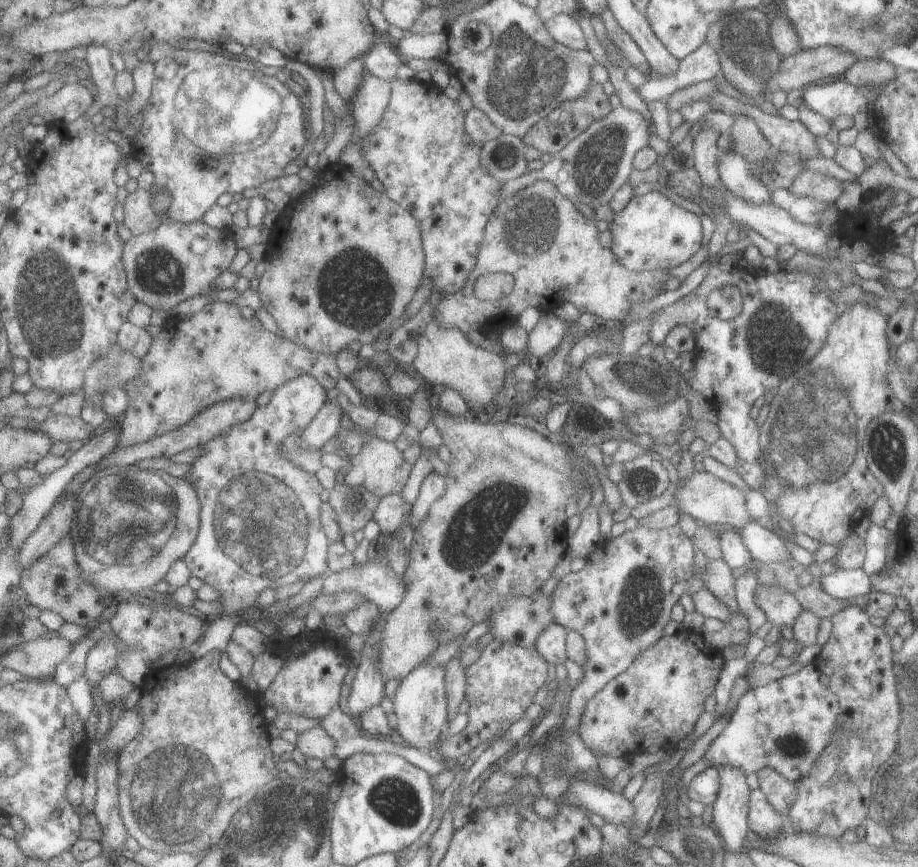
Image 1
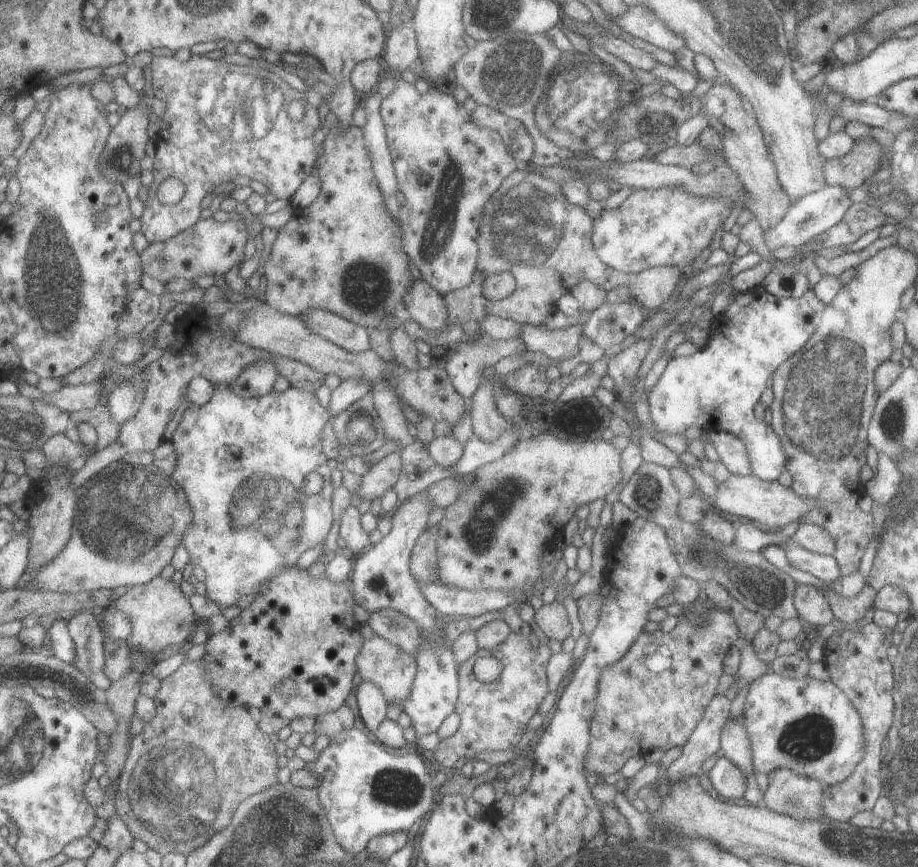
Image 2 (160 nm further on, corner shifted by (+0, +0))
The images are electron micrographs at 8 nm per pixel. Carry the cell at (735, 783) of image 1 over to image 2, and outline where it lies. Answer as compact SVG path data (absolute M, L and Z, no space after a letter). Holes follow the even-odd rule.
M741 713L729 720L721 734L721 750L748 778L755 772L749 734L745 725L745 716Z

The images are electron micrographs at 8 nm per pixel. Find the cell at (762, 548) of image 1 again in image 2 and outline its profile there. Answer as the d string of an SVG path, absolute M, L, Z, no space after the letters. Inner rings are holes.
M812 523L800 525L792 537L783 540L778 546L784 548L792 541L821 555L833 555L835 553L835 538L824 527Z

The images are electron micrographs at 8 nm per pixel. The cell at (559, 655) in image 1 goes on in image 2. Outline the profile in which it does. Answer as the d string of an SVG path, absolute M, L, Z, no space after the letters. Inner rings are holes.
M560 601L543 604L535 612L534 624L550 638L563 641L570 635L572 625L568 612Z

